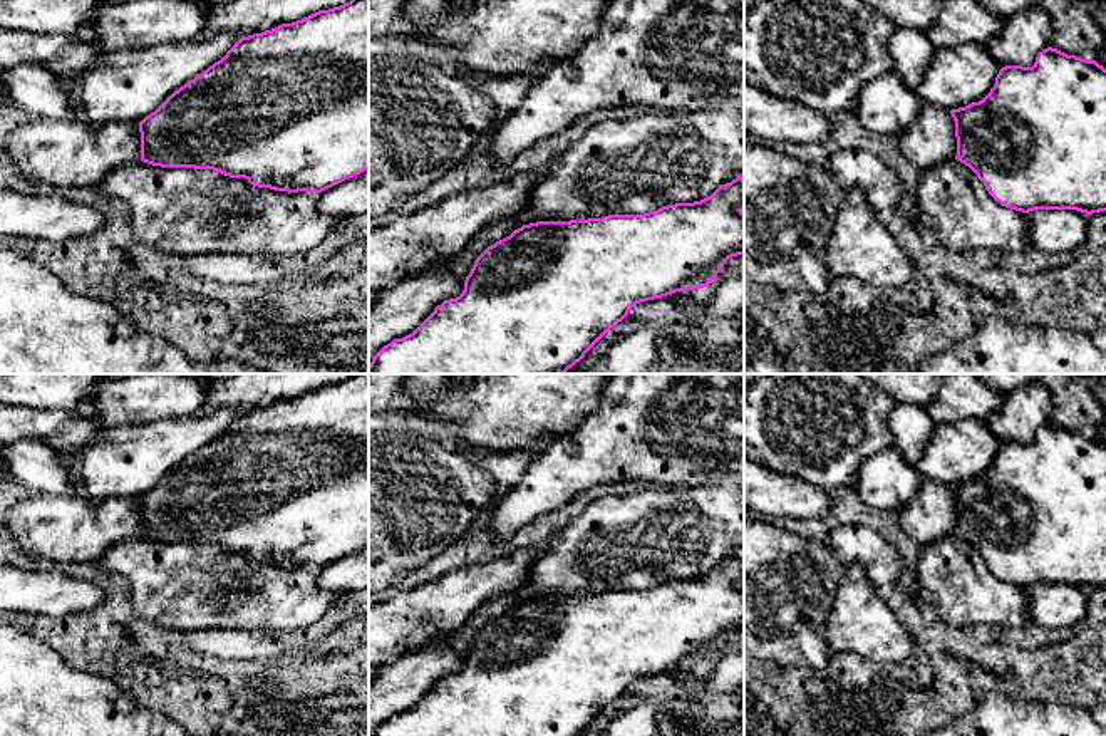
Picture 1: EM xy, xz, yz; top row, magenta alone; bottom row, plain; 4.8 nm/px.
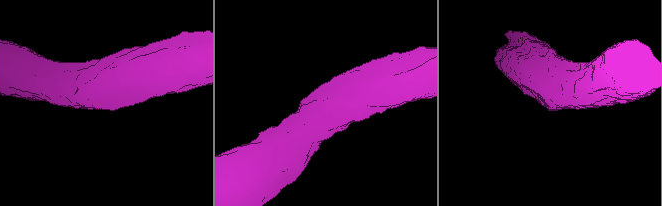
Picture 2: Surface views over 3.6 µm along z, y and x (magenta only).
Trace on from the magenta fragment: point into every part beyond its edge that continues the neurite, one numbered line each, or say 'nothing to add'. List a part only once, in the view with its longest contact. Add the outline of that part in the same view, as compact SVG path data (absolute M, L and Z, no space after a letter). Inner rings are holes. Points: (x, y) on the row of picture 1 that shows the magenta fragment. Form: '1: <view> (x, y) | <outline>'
nothing to add

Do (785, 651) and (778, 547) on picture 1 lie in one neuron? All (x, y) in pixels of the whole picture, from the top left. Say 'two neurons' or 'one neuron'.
one neuron

